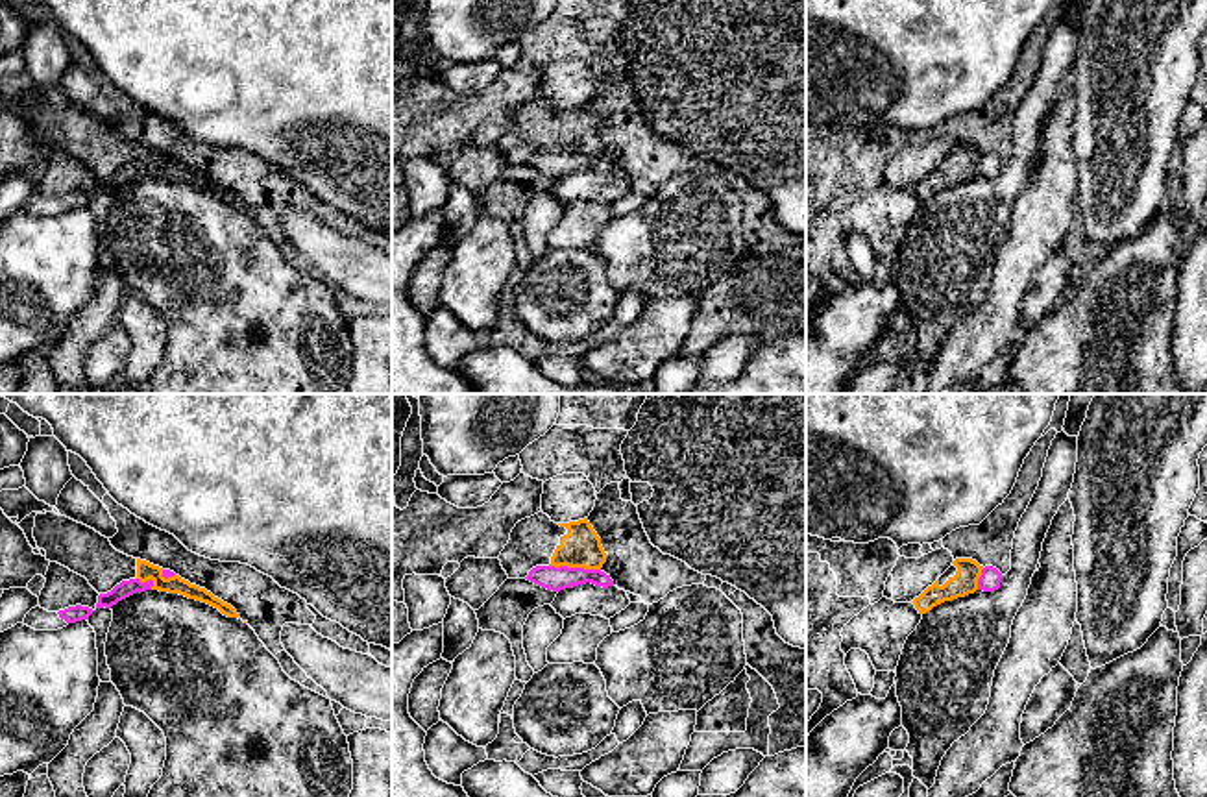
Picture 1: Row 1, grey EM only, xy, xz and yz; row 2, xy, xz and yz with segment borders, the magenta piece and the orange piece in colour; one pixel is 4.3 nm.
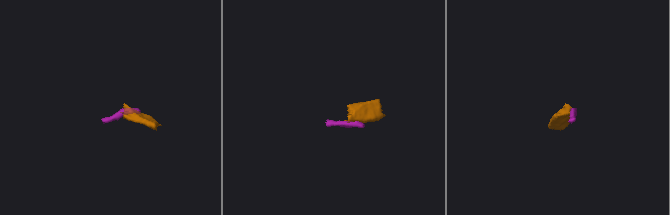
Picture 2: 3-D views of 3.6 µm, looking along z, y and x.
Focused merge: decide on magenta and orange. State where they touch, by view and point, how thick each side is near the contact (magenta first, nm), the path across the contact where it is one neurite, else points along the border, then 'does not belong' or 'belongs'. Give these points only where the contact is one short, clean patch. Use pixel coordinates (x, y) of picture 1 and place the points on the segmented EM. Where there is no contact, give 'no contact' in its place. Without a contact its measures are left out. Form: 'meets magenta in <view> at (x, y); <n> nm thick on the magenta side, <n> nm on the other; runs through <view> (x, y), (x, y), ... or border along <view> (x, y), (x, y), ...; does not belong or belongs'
meets magenta in xz at (575, 568); 100 nm thick on the magenta side, 180 nm on the other; border along xz (549, 564), (599, 570); does not belong

